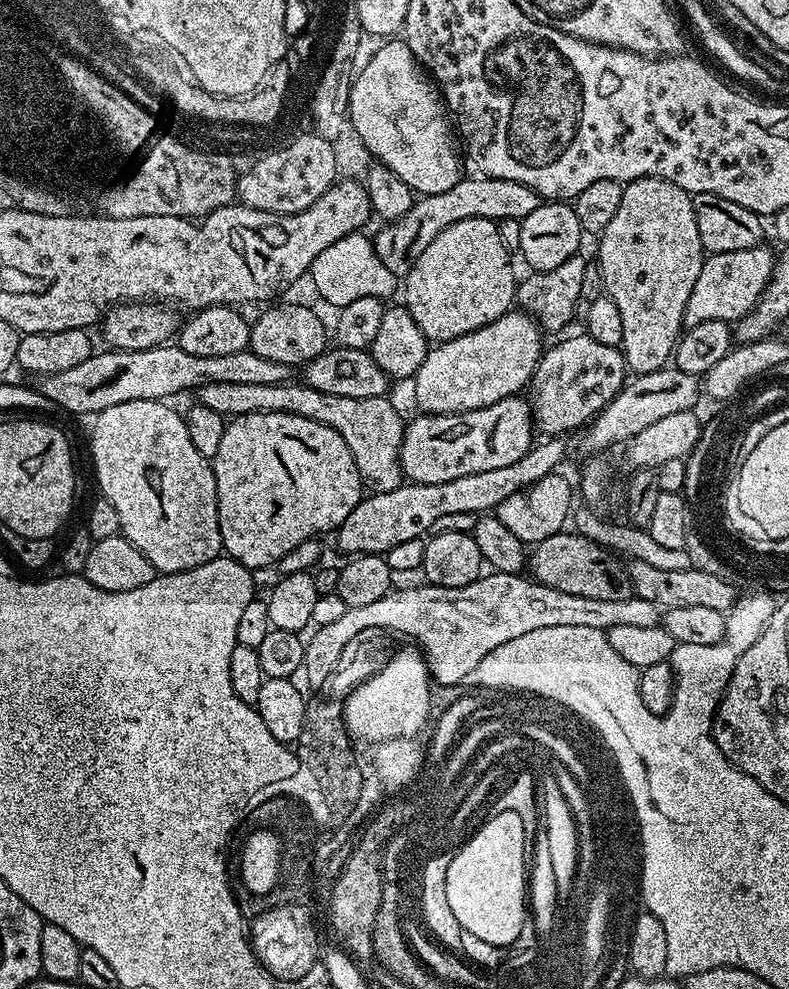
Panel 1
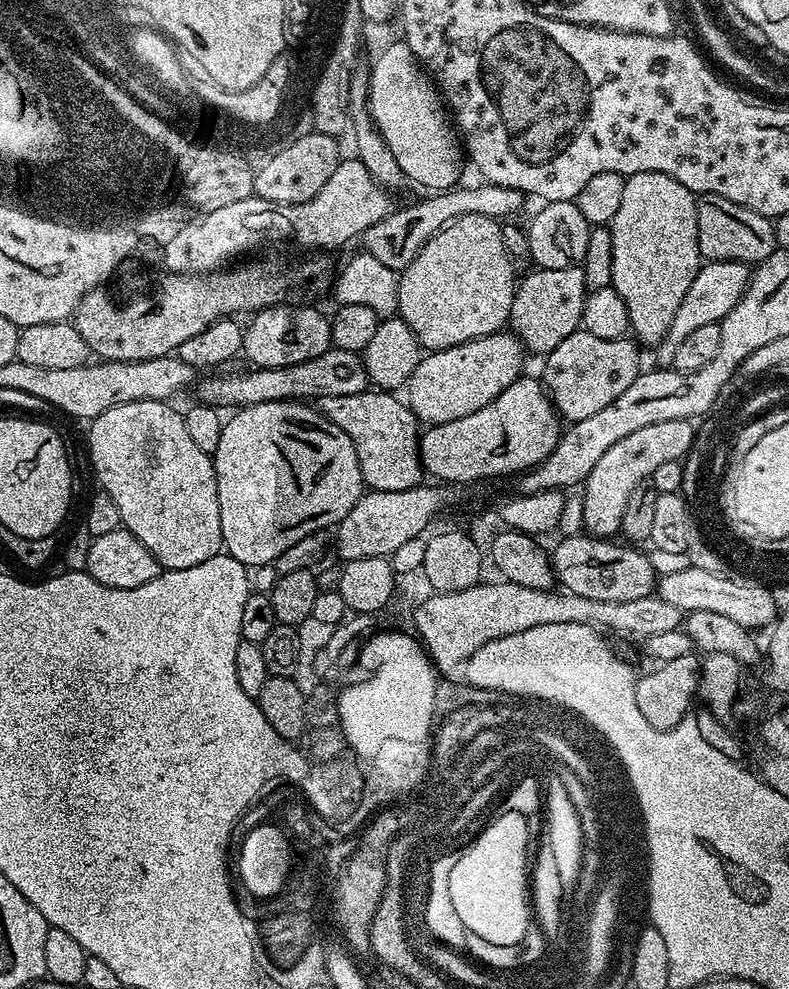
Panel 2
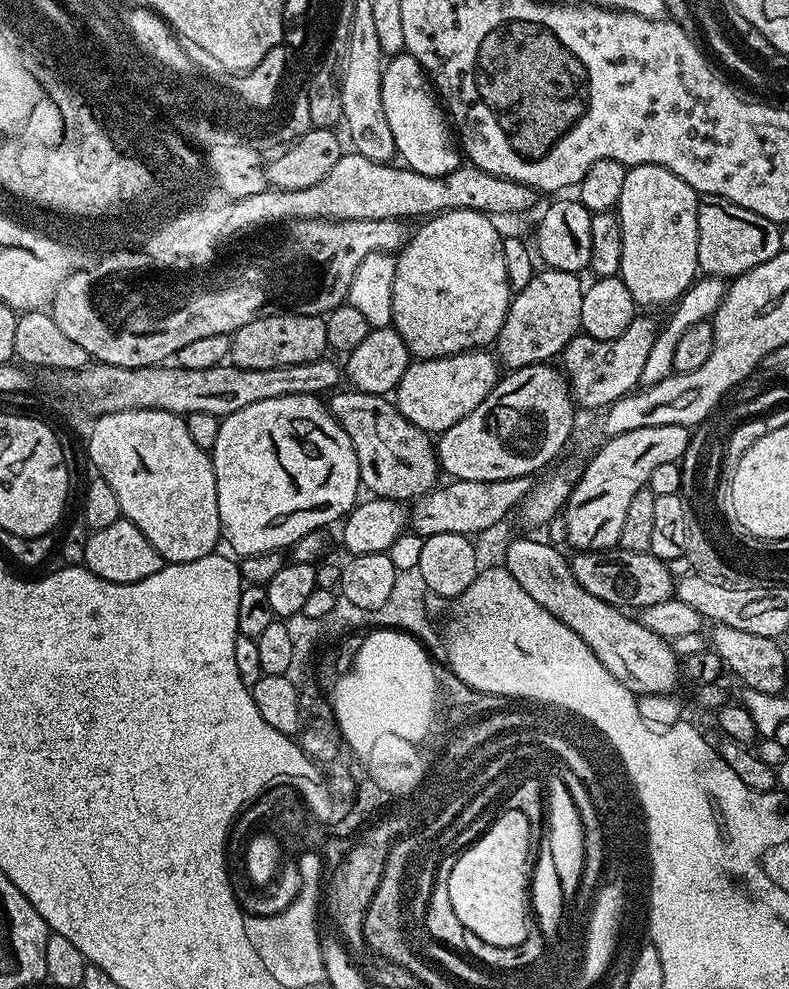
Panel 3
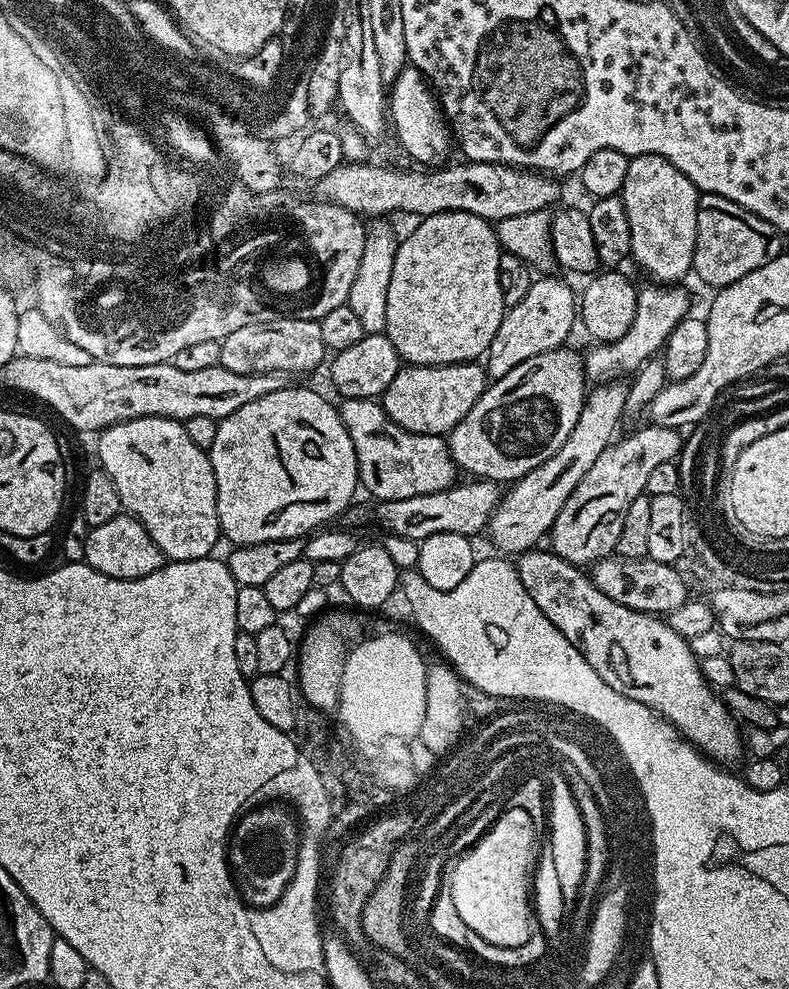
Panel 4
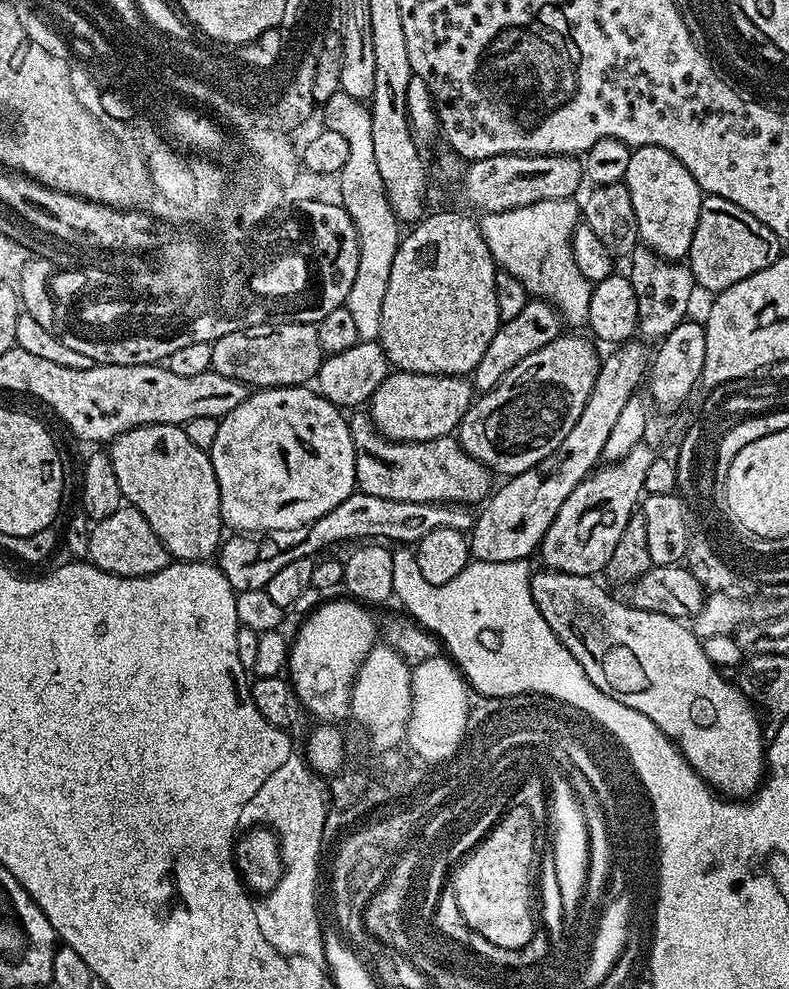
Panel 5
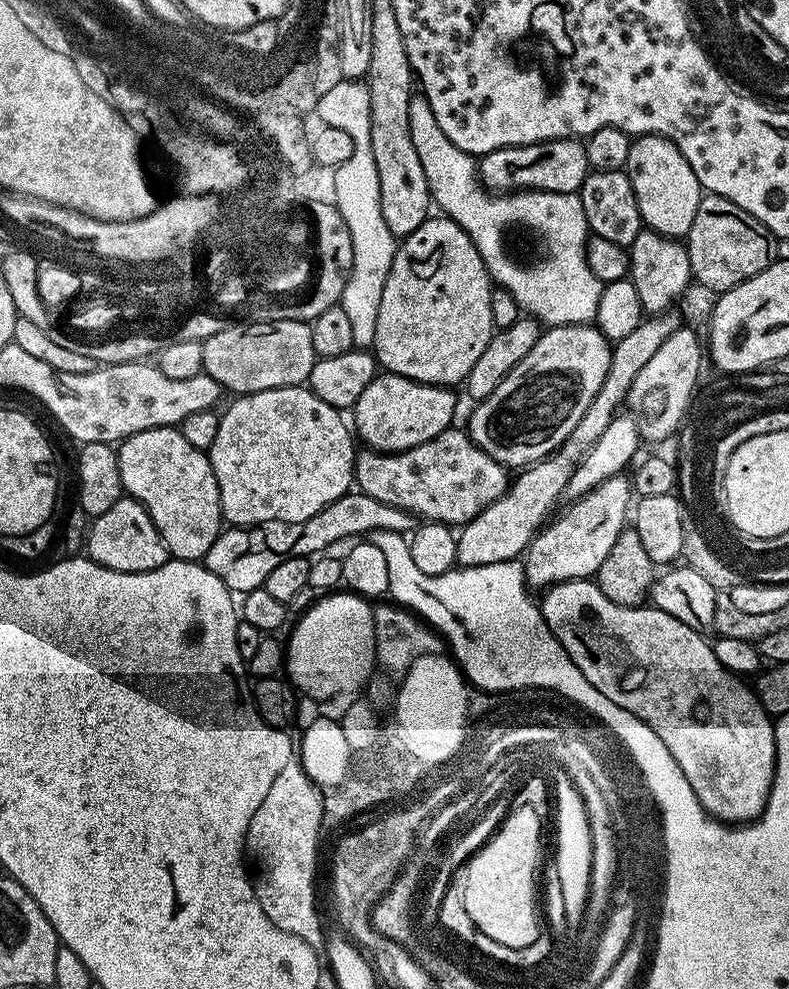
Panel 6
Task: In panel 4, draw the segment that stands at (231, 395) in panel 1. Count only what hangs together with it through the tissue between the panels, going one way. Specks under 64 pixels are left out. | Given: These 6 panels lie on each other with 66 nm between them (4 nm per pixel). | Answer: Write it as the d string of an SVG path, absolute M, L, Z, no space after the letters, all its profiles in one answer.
M341 399L338 411L350 442L354 442L356 474L359 483L377 501L418 498L418 494L434 494L438 490L451 488L458 480L458 469L452 461L448 441L444 436L414 434L402 430L384 412L379 399Z

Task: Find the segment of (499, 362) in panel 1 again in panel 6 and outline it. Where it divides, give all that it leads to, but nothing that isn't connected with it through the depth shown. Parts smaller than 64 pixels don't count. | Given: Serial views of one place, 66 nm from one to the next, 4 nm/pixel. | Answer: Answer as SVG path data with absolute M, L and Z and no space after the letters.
M393 372L377 374L356 403L355 435L359 439L361 436L373 452L405 452L422 442L430 442L430 438L438 438L438 434L453 427L456 396L452 392L455 391L451 387L414 382Z

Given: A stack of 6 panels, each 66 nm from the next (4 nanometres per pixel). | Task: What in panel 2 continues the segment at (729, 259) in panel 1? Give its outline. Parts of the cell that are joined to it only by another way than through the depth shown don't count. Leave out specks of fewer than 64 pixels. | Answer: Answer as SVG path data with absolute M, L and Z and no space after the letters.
M709 260L701 263L698 274L694 274L694 282L690 282L690 290L686 290L686 298L682 298L678 311L674 313L670 330L666 330L659 344L655 345L656 360L660 363L657 365L671 366L678 346L682 346L682 342L693 330L725 320L730 310L734 310L734 306L738 306L738 302L744 297L749 279L749 265L737 260Z

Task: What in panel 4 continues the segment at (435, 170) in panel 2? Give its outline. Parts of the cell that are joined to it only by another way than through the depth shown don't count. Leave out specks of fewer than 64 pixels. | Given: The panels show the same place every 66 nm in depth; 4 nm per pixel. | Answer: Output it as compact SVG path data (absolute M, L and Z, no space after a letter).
M411 66L402 69L390 85L390 122L400 138L404 152L420 166L440 166L445 163L448 151L454 148L454 137L448 127L444 109L424 75Z

